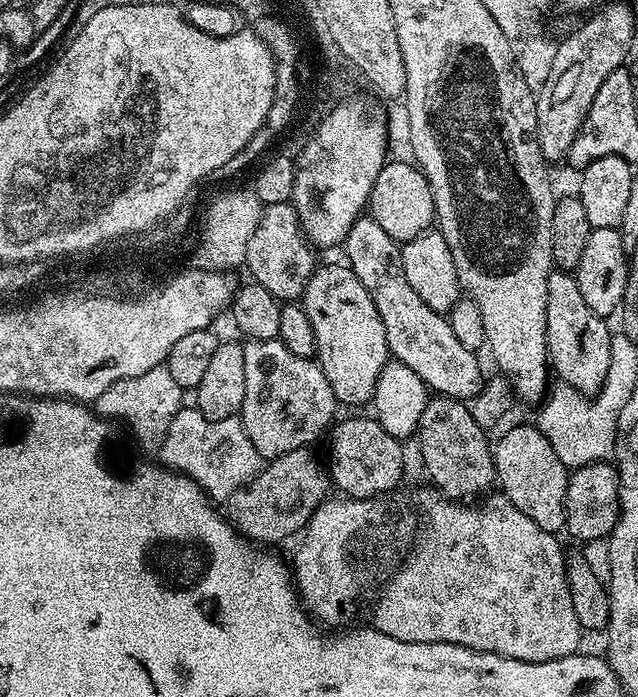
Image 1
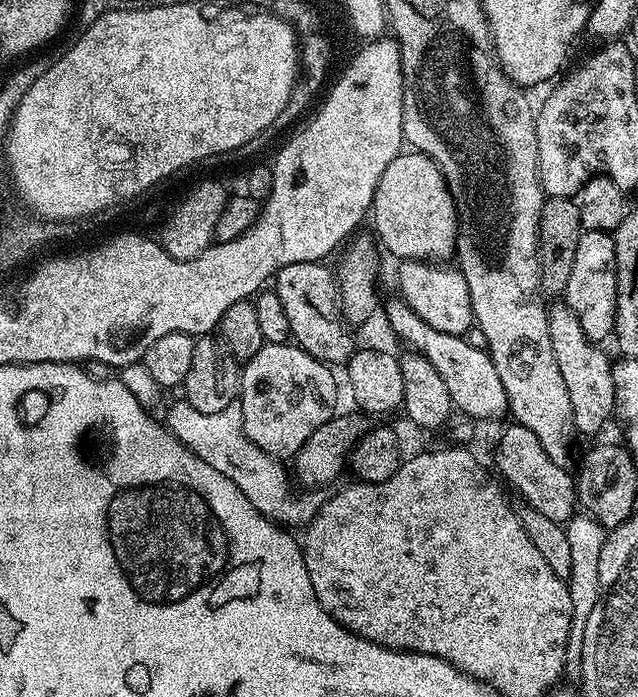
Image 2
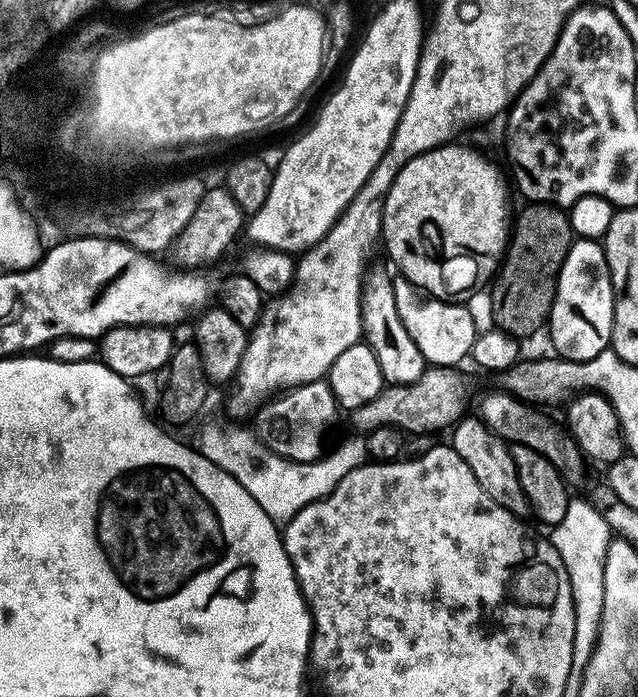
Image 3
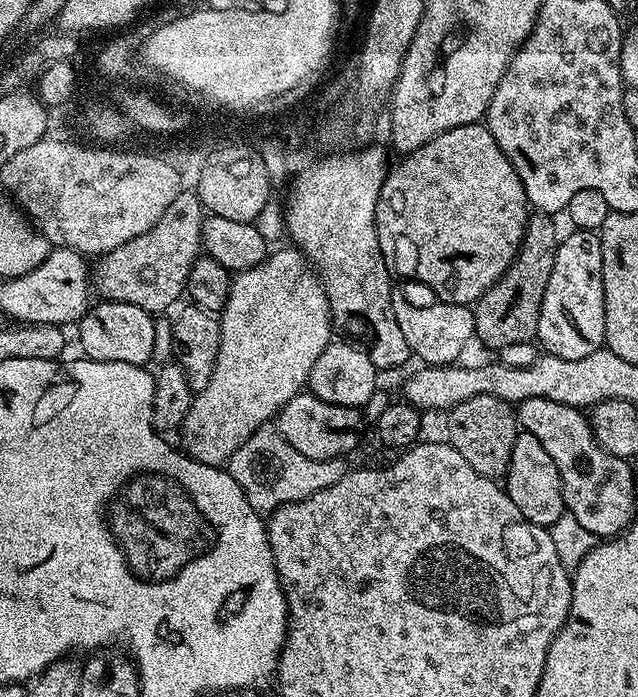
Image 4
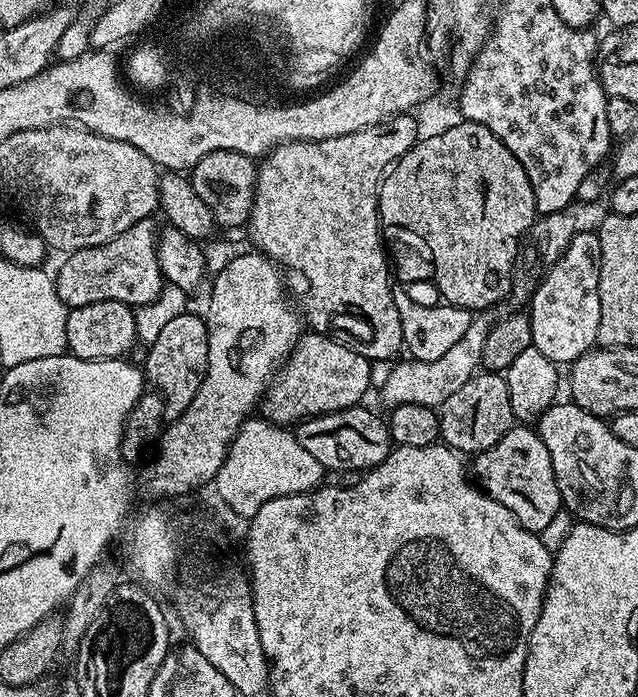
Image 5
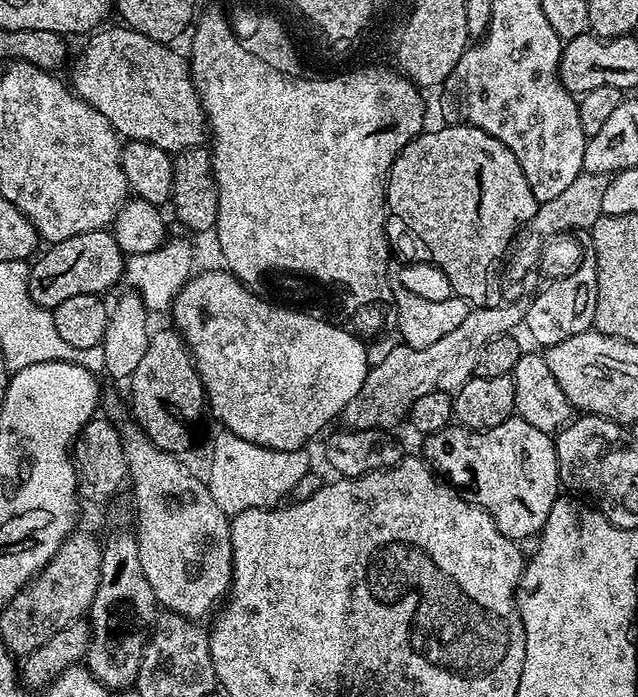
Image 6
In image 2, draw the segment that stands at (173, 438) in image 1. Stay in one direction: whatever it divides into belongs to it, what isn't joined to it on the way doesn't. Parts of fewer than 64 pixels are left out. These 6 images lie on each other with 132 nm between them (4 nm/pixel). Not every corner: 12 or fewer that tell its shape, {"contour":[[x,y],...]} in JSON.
{"contour":[[187,402],[170,430],[288,530],[312,523],[325,493],[295,496],[290,472],[250,438],[242,406]]}

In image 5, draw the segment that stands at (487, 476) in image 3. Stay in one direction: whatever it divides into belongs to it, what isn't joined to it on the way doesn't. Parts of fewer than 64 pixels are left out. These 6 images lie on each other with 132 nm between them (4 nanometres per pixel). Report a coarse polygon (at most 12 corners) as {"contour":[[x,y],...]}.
{"contour":[[477,371],[440,405],[440,440],[490,450],[512,427],[503,375]]}

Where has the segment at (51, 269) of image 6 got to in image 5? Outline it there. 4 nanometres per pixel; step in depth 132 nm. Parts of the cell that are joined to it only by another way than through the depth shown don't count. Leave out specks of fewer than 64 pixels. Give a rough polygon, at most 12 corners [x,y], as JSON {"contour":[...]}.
{"contour":[[158,224],[63,257],[54,279],[69,309],[139,306],[165,288]]}

